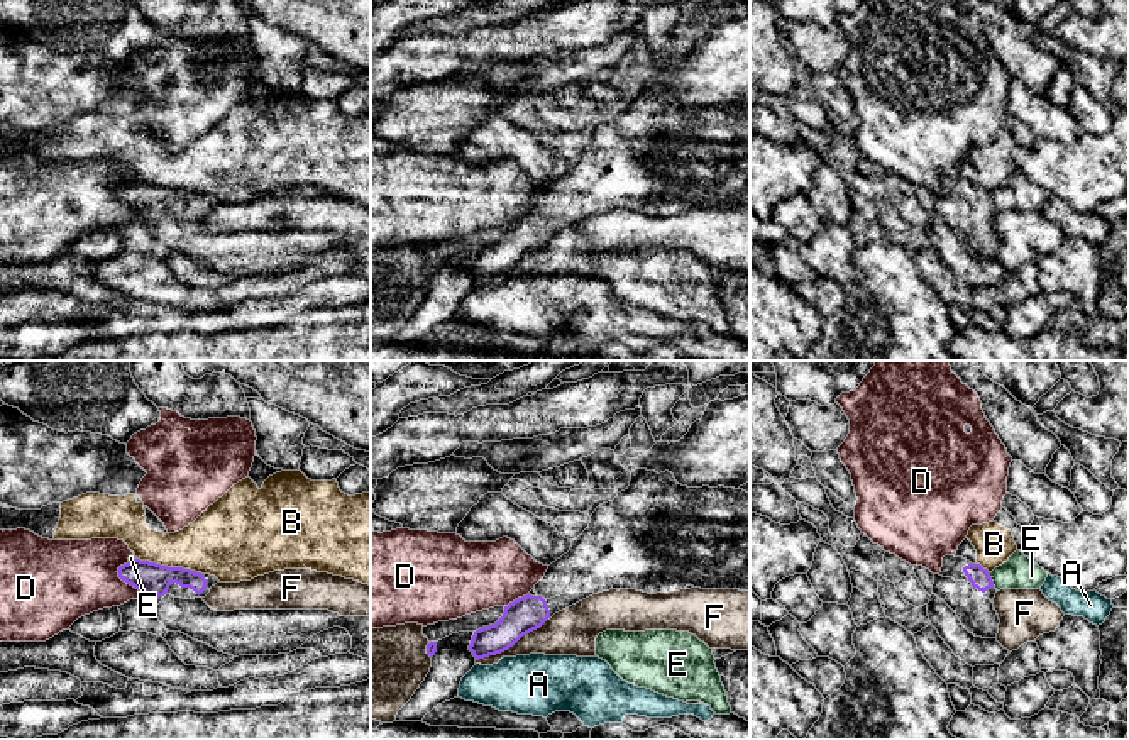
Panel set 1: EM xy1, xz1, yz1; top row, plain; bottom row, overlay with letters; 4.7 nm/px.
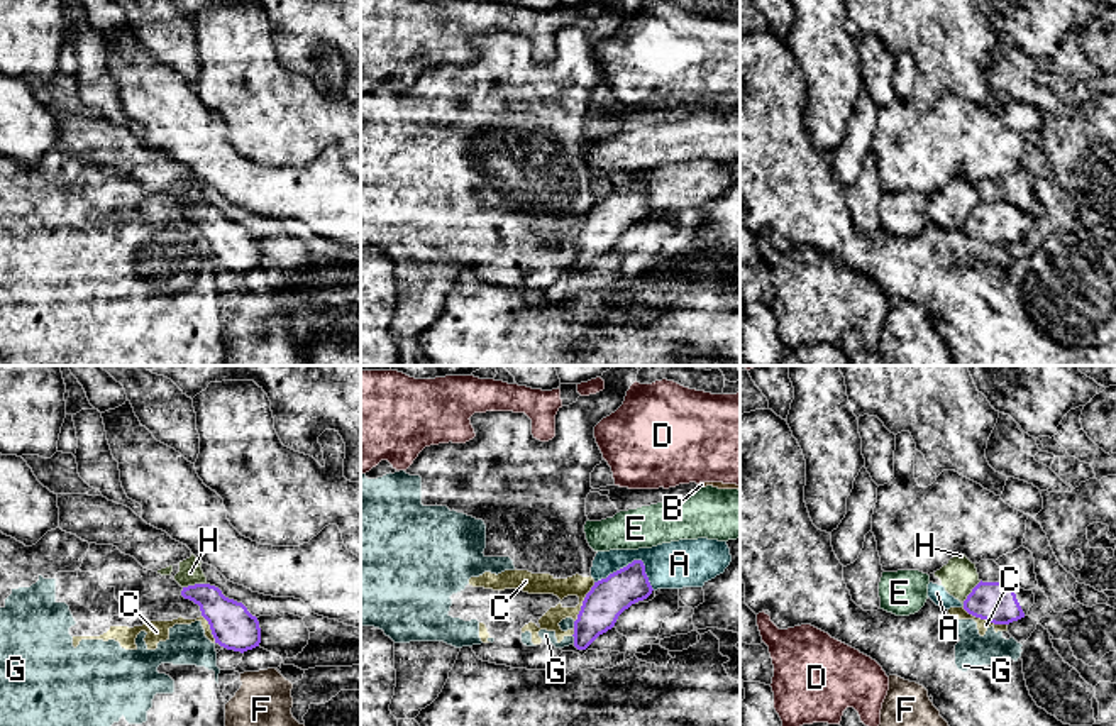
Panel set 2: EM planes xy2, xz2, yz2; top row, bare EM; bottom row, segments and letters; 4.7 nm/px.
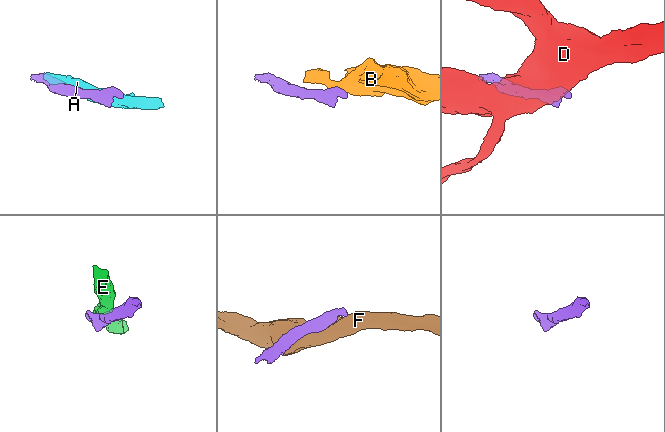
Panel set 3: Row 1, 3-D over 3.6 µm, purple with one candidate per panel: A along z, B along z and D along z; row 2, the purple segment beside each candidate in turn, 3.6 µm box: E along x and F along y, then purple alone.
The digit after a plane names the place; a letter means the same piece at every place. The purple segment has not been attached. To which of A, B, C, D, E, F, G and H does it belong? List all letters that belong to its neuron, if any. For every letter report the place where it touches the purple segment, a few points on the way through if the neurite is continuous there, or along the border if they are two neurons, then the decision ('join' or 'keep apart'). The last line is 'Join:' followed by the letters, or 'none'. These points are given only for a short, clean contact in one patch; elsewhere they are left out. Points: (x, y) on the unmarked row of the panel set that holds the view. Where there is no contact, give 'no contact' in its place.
A: meets purple in xz2 at (632, 183); keep apart
B: meets purple in xy1 at (170, 188); border along xy1 (137, 178), (163, 187), (188, 188), (202, 195); keep apart
C: meets purple in yz2 at (984, 239); border along yz2 (962, 227), (976, 237), (1006, 246); keep apart
D: meets purple in xy1 at (124, 200); keep apart
E: meets purple in yz1 at (991, 200); keep apart
F: meets purple in xz1 at (512, 266); keep apart
G: meets purple in xz2 at (574, 259); keep apart
H: meets purple in xy2 at (195, 205); border along xy2 (205, 203), (183, 208); keep apart
Join: none

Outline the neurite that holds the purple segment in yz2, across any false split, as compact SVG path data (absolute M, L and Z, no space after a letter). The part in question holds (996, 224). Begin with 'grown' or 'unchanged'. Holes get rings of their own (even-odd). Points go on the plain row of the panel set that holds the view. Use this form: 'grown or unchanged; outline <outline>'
grown; outline M1004 198L999 203L979 203L964 222L964 230L994 245L1009 245L1028 237L1035 225L1033 212L1025 212Z

